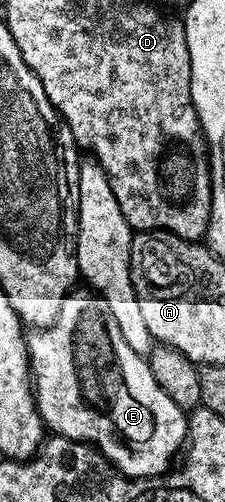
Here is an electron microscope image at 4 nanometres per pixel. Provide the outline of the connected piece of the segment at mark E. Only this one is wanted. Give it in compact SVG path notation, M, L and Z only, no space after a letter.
M73 289L72 293L66 296L66 300L62 302L62 312L58 312L58 320L54 320L52 326L47 326L45 330L33 329L27 335L28 363L32 365L36 411L40 414L40 419L44 421L45 427L53 435L79 442L88 442L95 446L127 478L156 478L160 474L167 474L173 465L172 457L175 454L177 457L185 445L188 436L188 414L182 408L178 408L178 404L174 404L174 400L170 400L170 396L166 396L166 392L162 392L162 388L158 388L158 380L154 380L154 372L150 372L147 357L134 352L134 348L130 348L130 344L126 344L121 330L118 329L118 323L114 320L113 314L110 313L110 307L107 306L106 300L102 300L100 295L91 289L80 289Z

